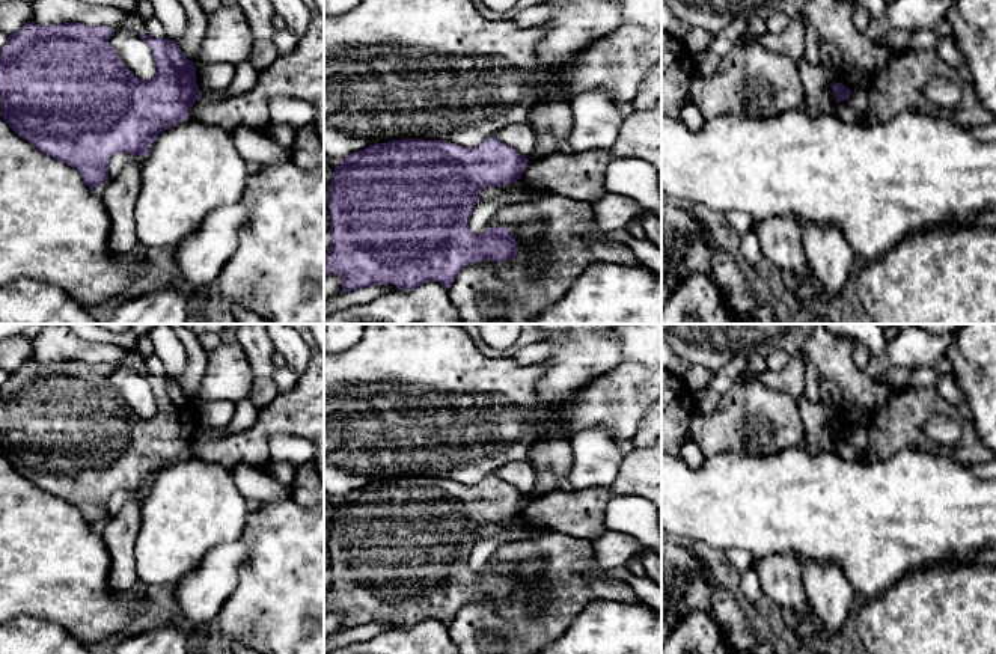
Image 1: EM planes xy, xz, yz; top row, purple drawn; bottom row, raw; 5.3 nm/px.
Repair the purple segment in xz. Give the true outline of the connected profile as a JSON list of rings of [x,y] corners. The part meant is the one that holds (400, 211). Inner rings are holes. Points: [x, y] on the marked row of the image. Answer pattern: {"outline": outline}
{"outline": [[[496,136],[469,148],[446,140],[401,139],[371,145],[342,158],[330,179],[328,214],[331,247],[324,256],[324,277],[342,274],[345,292],[365,286],[392,283],[399,291],[411,291],[426,282],[438,282],[449,289],[460,271],[478,261],[505,262],[517,255],[517,241],[509,228],[496,226],[473,234],[469,220],[479,200],[479,191],[521,179],[529,158]]]}

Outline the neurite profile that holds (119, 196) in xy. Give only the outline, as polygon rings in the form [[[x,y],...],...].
[[[134,155],[116,178],[107,181],[101,193],[110,219],[108,247],[115,256],[127,256],[139,246],[134,209],[142,188],[142,163],[143,157]]]

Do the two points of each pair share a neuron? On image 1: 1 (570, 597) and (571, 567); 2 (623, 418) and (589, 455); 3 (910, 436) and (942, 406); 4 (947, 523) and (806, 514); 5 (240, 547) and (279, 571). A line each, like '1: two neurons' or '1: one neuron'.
1: one neuron
2: two neurons
3: one neuron
4: one neuron
5: two neurons

